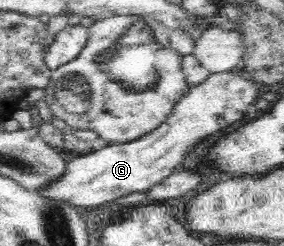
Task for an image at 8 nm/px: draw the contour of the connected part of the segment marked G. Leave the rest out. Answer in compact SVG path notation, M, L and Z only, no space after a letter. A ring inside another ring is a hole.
M238 68L228 71L228 73L211 73L202 85L189 89L163 124L138 139L126 143L110 143L102 149L75 155L75 157L67 156L63 172L56 179L51 179L48 183L45 183L36 192L40 197L88 210L106 205L108 201L114 201L118 197L124 197L124 195L130 195L130 193L144 193L179 168L184 157L199 143L208 139L211 135L216 135L218 131L234 125L244 115L253 112L253 104L256 103L254 99L259 99L260 93L262 93L261 87L248 81Z

